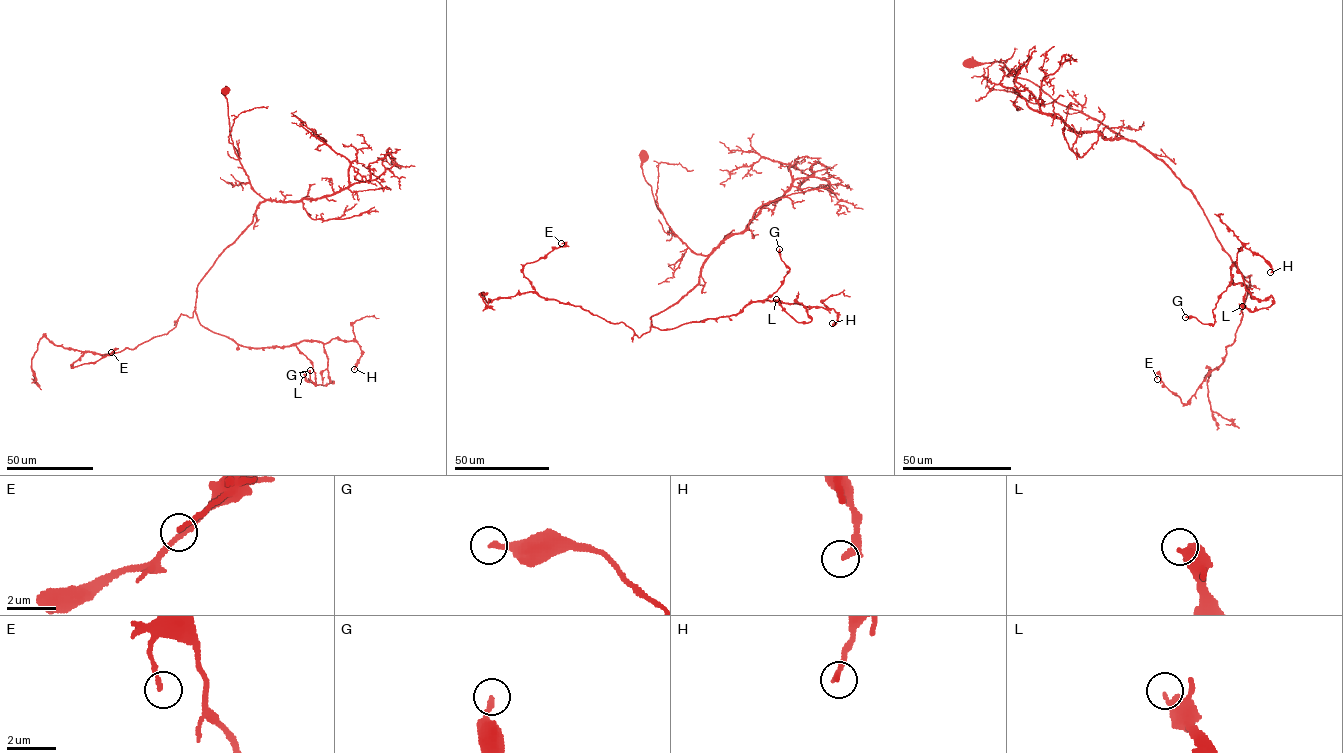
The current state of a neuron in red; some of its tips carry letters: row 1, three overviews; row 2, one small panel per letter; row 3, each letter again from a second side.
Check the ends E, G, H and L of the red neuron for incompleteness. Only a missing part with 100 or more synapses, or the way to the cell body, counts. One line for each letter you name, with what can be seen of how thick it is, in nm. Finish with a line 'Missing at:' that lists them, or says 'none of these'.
Missing at: none of these

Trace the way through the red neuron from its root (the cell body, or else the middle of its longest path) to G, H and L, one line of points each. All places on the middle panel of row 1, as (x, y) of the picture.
G: (642, 156), (666, 222), (707, 256), (698, 284), (652, 326), (763, 301), (789, 270), (779, 249)
H: (642, 156), (666, 222), (707, 256), (698, 284), (652, 326), (768, 300), (832, 308), (832, 323)
L: (642, 156), (666, 222), (707, 256), (698, 284), (652, 326), (768, 300), (802, 302), (811, 320), (776, 299)

